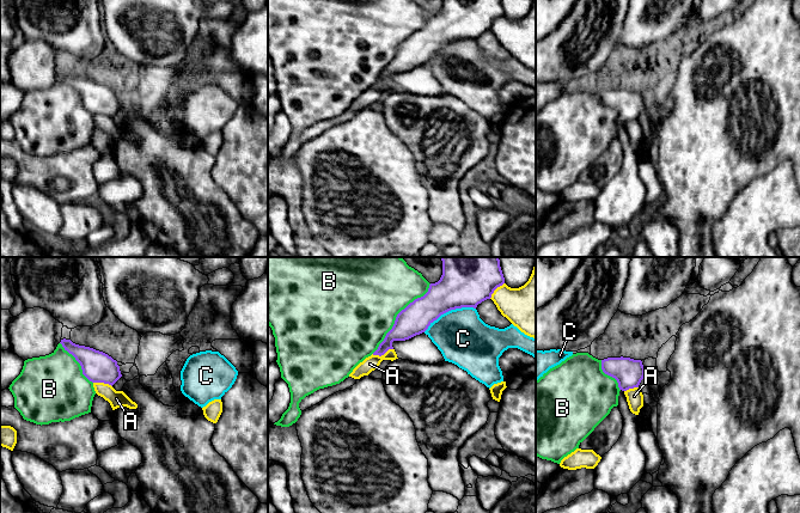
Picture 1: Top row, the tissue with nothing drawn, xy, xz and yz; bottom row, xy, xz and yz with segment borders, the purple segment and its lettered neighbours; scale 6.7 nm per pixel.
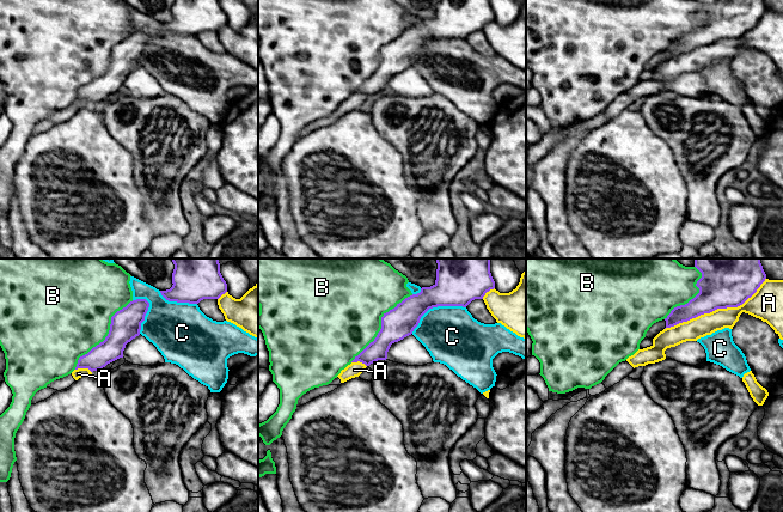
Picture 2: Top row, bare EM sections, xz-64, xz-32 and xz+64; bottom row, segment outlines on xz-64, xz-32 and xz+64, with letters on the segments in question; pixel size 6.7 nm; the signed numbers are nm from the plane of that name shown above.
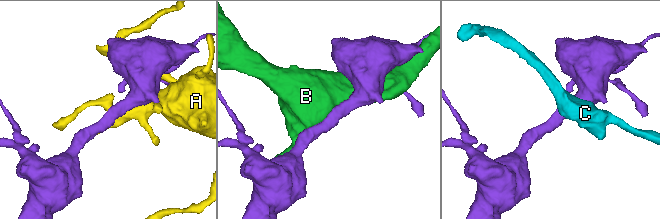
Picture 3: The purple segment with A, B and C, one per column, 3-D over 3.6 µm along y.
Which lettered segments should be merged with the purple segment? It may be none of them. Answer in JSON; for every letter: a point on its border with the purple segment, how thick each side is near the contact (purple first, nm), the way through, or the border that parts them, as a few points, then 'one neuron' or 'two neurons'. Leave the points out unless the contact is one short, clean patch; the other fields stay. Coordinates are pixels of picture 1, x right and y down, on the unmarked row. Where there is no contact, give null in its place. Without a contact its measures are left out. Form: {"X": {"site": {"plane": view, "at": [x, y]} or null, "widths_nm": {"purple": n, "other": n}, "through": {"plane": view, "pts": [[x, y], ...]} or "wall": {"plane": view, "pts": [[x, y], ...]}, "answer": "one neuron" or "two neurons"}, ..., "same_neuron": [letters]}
{"A": {"site": {"plane": "xz", "at": [382, 86]}, "widths_nm": {"purple": 160, "other": 100}, "answer": "two neurons"}, "B": {"site": {"plane": "xz", "at": [397, 48]}, "widths_nm": {"purple": 200, "other": 480}, "answer": "two neurons"}, "C": {"site": {"plane": "xz", "at": [449, 42]}, "widths_nm": {"purple": 280, "other": 360}, "answer": "two neurons"}, "same_neuron": []}

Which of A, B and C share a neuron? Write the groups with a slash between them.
A / B / C

